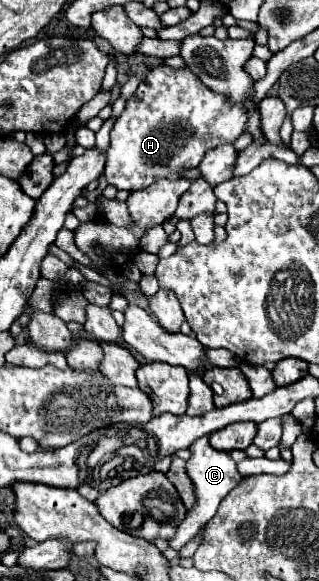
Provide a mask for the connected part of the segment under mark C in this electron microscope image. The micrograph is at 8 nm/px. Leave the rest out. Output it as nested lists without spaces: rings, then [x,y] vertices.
[[[202,437],[202,439],[198,439],[198,441],[194,441],[194,443],[190,445],[190,453],[192,453],[192,457],[190,457],[188,463],[186,463],[186,471],[188,471],[192,483],[194,483],[196,505],[188,511],[186,519],[178,525],[176,537],[170,541],[170,547],[176,549],[176,551],[182,549],[182,547],[200,531],[200,527],[204,527],[204,525],[216,515],[216,509],[218,509],[220,501],[222,501],[222,499],[240,483],[240,479],[242,479],[242,475],[240,475],[238,469],[236,469],[236,463],[228,457],[228,453],[214,449],[214,447],[208,443],[208,437]]]

